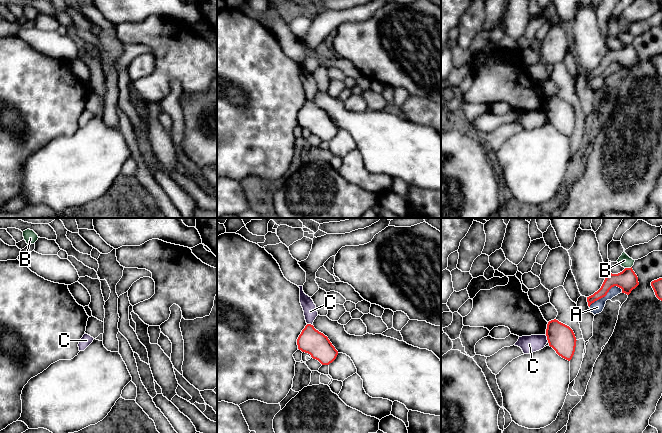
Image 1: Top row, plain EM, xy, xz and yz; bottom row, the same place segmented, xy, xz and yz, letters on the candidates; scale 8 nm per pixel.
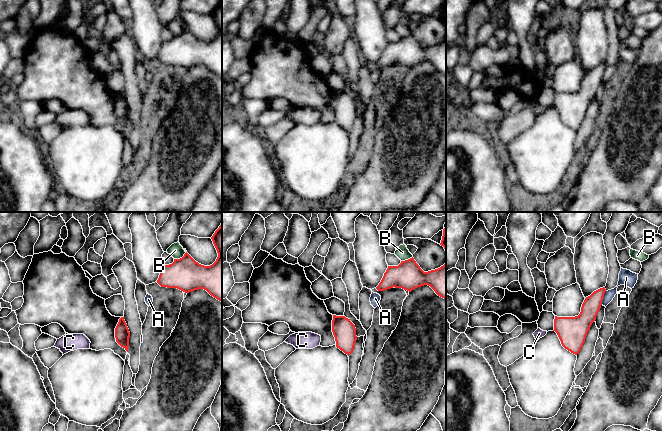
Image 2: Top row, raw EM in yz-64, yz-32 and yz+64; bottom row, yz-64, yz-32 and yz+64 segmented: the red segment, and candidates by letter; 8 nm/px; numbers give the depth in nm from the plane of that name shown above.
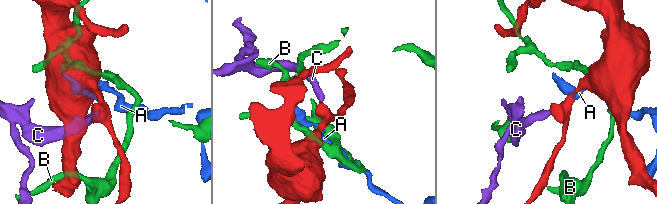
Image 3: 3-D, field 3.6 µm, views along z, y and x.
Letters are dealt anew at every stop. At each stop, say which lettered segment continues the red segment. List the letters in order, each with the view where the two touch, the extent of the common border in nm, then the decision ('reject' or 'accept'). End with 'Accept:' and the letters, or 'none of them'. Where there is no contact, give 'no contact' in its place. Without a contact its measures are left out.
A: meets red in yz; contact 300 nm long; reject
B: meets red in yz; contact 60 nm long; reject
C: meets red in yz; contact 60 nm long; reject
Accept: none of them

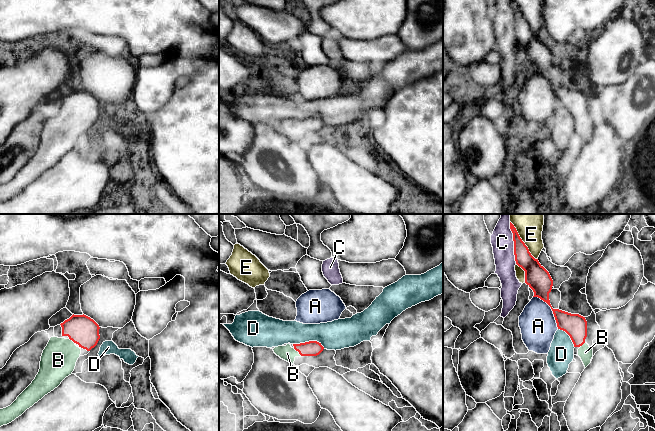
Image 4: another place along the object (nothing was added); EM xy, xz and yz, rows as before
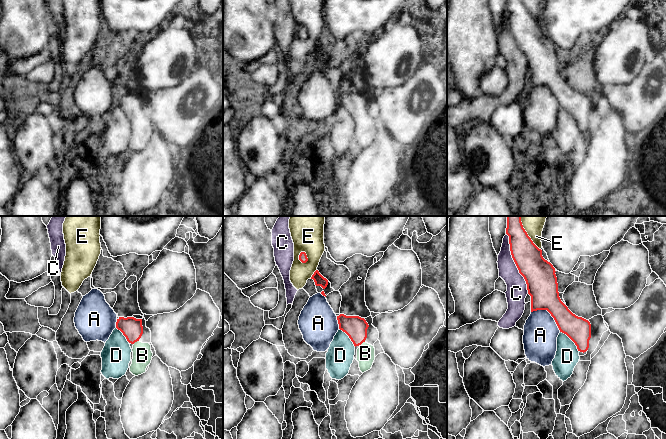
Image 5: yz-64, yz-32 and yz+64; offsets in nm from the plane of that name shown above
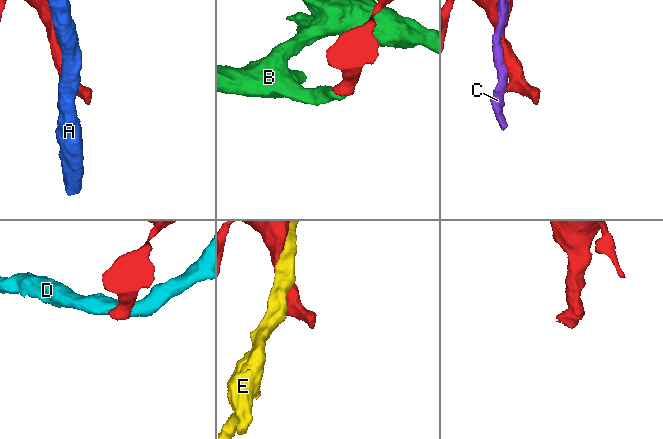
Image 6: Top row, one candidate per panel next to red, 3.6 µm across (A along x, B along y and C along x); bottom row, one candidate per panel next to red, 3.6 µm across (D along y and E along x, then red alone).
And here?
A: meets red in yz; contact 340 nm long; reject
B: meets red in xz; contact 90 nm long; accept
C: meets red in yz; contact 320 nm long; reject
D: meets red in xz; contact 260 nm long; reject
E: meets red in yz; contact 360 nm long; reject
Accept: B

